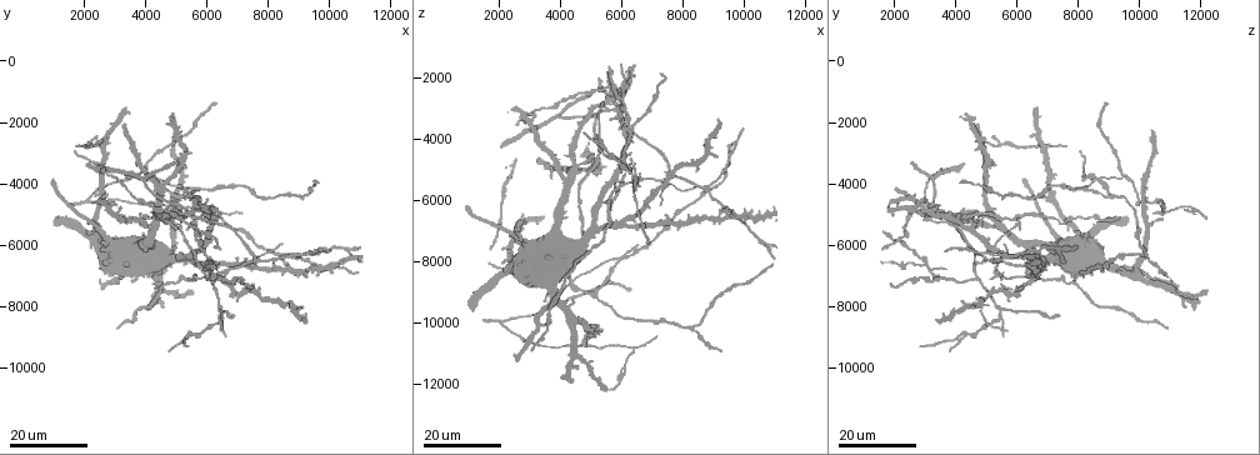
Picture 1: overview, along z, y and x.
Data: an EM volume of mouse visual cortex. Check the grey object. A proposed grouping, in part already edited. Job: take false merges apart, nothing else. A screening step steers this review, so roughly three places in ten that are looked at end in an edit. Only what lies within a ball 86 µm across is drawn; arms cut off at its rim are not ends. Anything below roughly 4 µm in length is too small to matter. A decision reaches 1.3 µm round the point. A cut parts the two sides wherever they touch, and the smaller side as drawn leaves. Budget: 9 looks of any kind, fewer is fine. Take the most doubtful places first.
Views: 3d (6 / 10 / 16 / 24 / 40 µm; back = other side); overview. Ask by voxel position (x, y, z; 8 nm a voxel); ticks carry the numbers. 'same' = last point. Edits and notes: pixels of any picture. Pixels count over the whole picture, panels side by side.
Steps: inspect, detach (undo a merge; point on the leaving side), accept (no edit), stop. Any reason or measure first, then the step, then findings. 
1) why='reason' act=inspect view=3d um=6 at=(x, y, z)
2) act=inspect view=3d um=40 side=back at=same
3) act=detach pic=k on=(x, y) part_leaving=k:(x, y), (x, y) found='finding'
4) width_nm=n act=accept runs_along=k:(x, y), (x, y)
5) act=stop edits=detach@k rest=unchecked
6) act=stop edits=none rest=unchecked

why='thin arm on a thick one' act=inspect view=3d um=16 at=(7400, 6600, 5400)

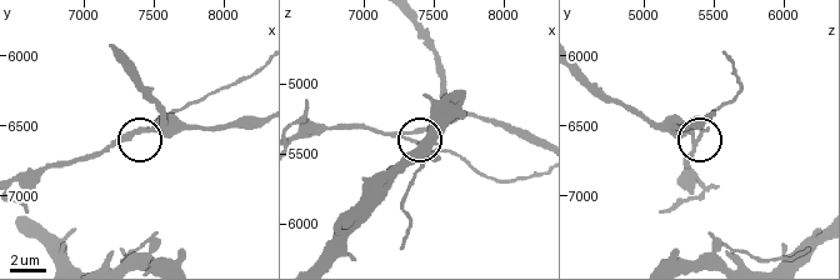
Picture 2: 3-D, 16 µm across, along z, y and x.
act=inspect view=3d um=6 at=(7320, 6560, 5380)

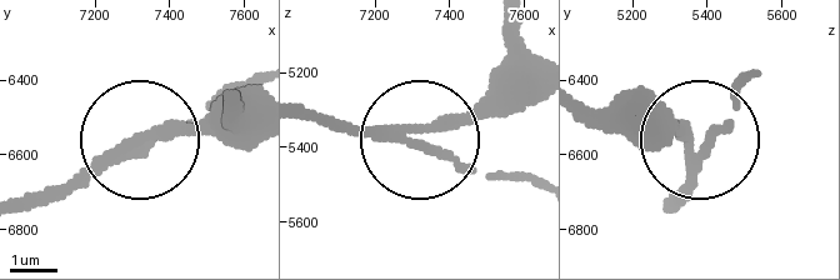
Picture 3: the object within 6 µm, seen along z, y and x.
width_nm=190 act=detach pic=3 on=(456, 164) found='a second cell is stuck on'

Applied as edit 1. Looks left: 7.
why='three arms meet' act=inspect view=3d um=16 at=(5300, 9000, 4100)

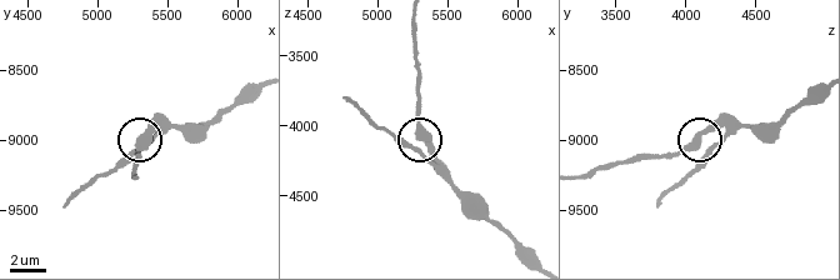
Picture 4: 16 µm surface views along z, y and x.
why='zoom in' act=inspect view=3d um=10 at=(5240, 9100, 4120)

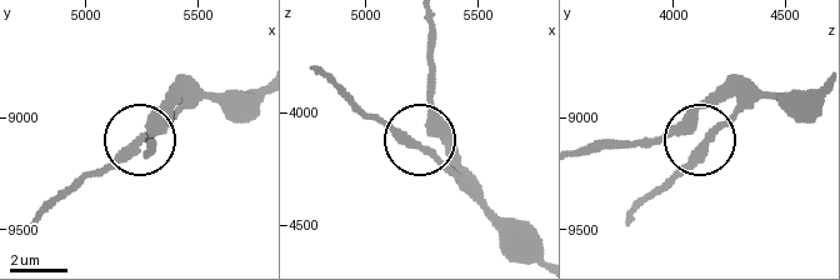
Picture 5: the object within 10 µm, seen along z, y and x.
side_arm_um=6 act=accept runs_along=5:(815, 88), (751, 98), (708, 131), (660, 186) found='continuous, no second cell'

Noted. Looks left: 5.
why='two arms in line, one across' act=inspect view=3d um=16 at=(7400, 7500, 5500)

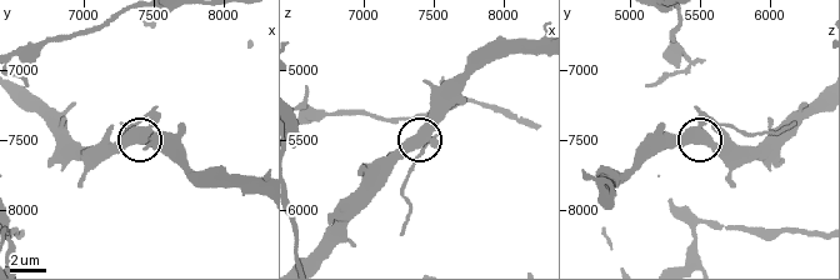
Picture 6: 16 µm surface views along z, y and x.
act=inspect view=3d um=10 at=(7460, 7400, 5480)

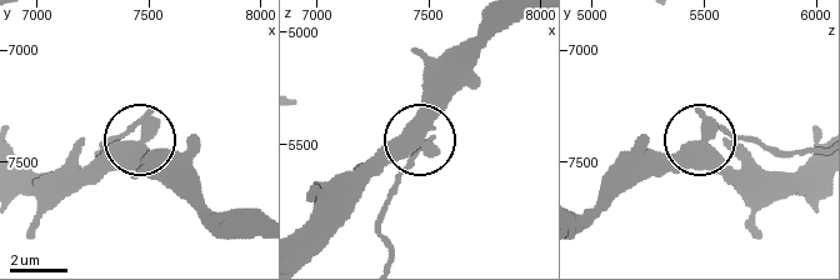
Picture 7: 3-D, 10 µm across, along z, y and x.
act=accept found='all the same cell'

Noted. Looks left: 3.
why='arms part here' act=inspect view=3d um=24 at=(5900, 4200, 7900)

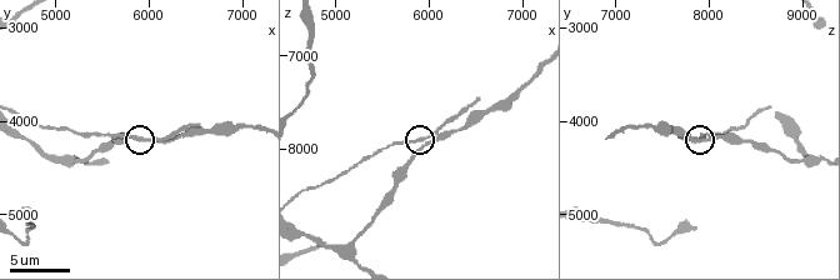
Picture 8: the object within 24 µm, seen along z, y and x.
act=inspect view=3d um=10 at=(5900, 4200, 7900)

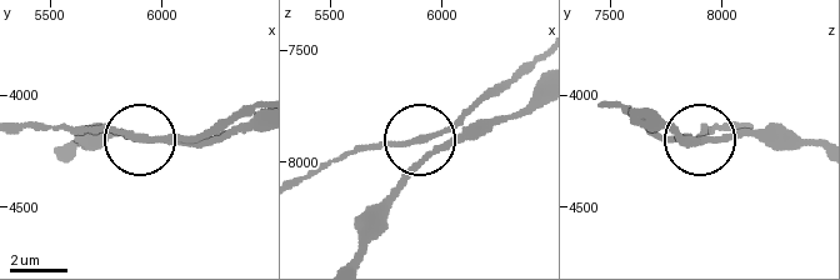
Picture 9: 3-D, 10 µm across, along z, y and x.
act=inspect view=3d um=10 side=back at=(5940, 4190, 7890)

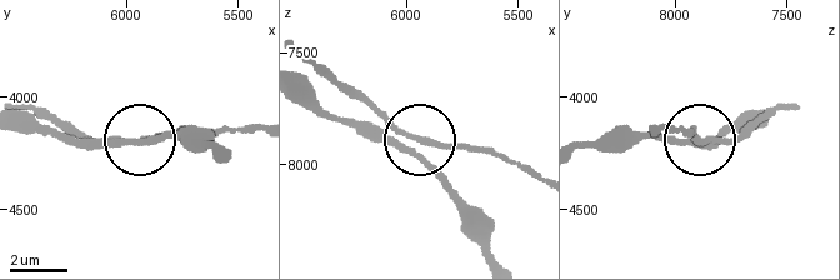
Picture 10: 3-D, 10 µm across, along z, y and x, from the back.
width_nm=220 act=accept runs_along=10:(534, 175), (476, 149), (420, 145), (420, 156), (474, 206) found='continuous, no second cell'

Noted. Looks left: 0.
act=stop edits=detach@3 rest=unchecked

